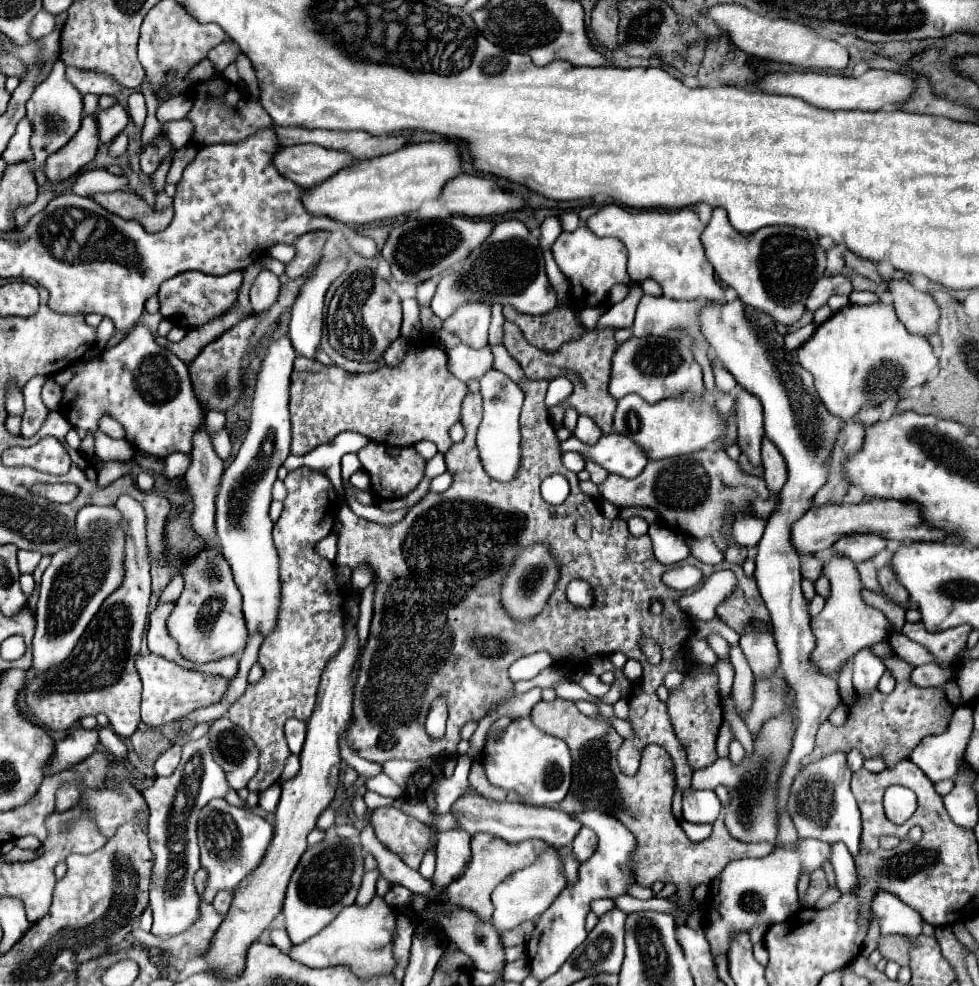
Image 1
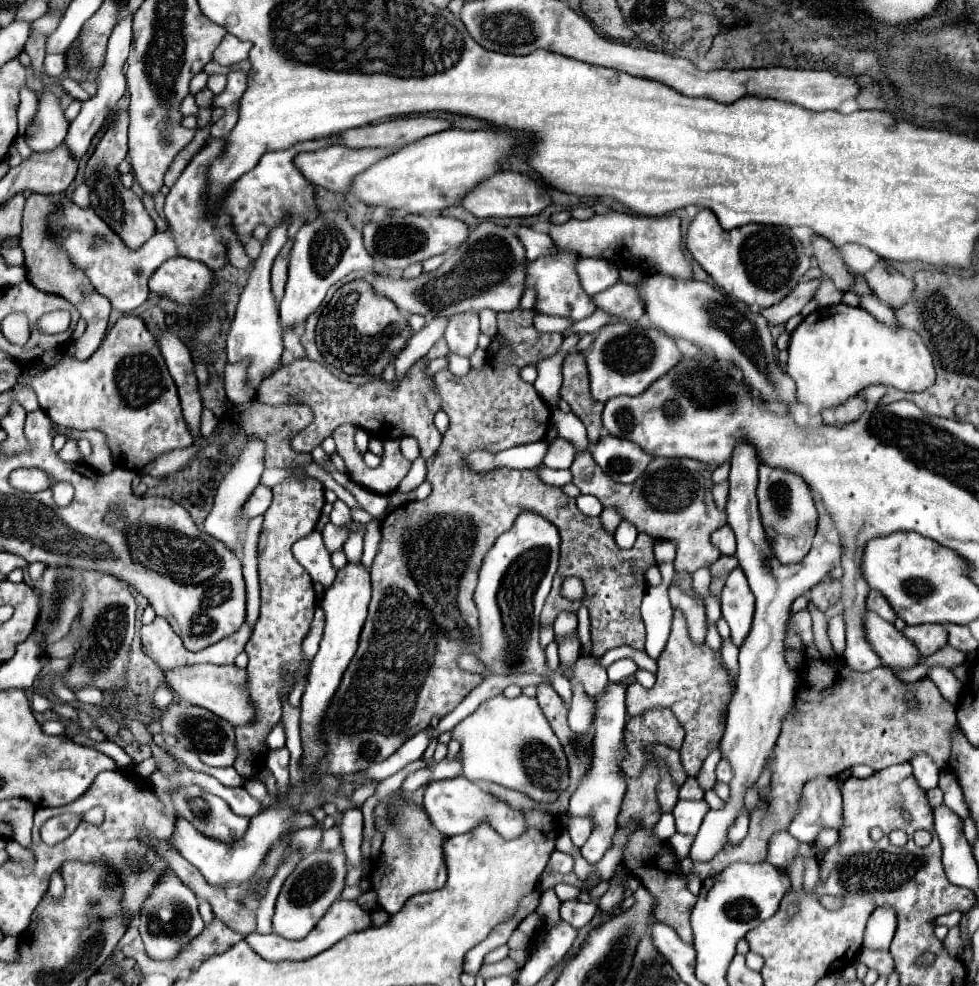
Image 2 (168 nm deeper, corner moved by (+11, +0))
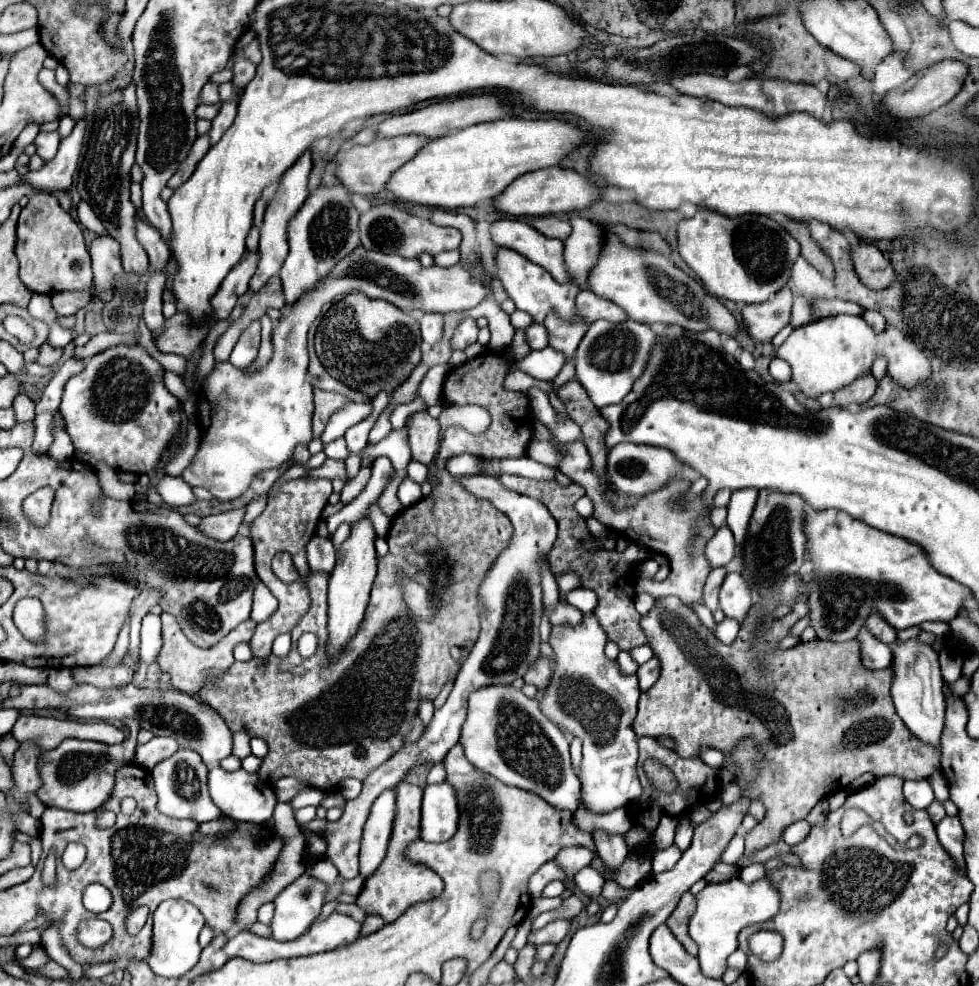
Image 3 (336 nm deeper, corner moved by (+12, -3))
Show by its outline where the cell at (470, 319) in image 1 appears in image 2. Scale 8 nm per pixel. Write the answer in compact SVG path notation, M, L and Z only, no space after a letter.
M475 312L455 314L449 318L449 326L445 330L449 352L469 358L477 348L477 338L479 338L479 316Z

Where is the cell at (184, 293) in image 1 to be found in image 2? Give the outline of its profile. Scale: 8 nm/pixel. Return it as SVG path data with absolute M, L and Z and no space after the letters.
M169 258L149 278L149 290L167 296L175 302L189 304L203 298L211 286L211 270L189 258Z

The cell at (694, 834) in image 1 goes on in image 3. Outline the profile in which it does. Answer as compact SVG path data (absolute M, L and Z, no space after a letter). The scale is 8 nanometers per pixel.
M672 845L672 847L668 847L668 849L656 851L656 853L654 853L654 859L652 859L652 873L670 871L670 869L678 863L680 855L682 855L682 851L680 851L676 845Z

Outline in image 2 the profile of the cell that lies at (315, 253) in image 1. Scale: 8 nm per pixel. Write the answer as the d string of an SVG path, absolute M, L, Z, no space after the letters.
M291 240L285 244L285 248L275 258L275 264L273 264L273 270L271 270L271 292L273 292L275 300L277 300L277 304L281 302L283 288L285 288L285 282L287 282L287 262L289 262L291 244L293 244Z

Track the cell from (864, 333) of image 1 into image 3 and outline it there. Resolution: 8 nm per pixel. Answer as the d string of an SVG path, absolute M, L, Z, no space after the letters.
M834 315L794 329L790 337L776 349L776 357L790 363L790 381L806 399L816 399L822 393L848 387L866 375L872 369L872 363L880 357L888 361L888 377L892 377L904 389L926 385L932 379L930 359L898 327L886 325L884 331L876 333L862 317L856 315Z

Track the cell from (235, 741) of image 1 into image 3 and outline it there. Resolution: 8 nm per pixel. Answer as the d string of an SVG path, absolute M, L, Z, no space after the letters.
M132 683L122 689L96 689L92 685L78 685L70 693L56 693L48 685L24 685L16 699L10 699L14 709L60 709L68 715L80 719L124 719L132 717L140 723L142 729L152 731L154 735L170 735L178 741L180 747L196 751L206 765L218 765L224 757L232 753L232 731L226 721L212 711L206 703L194 695L182 691L160 691L160 689L140 689Z

